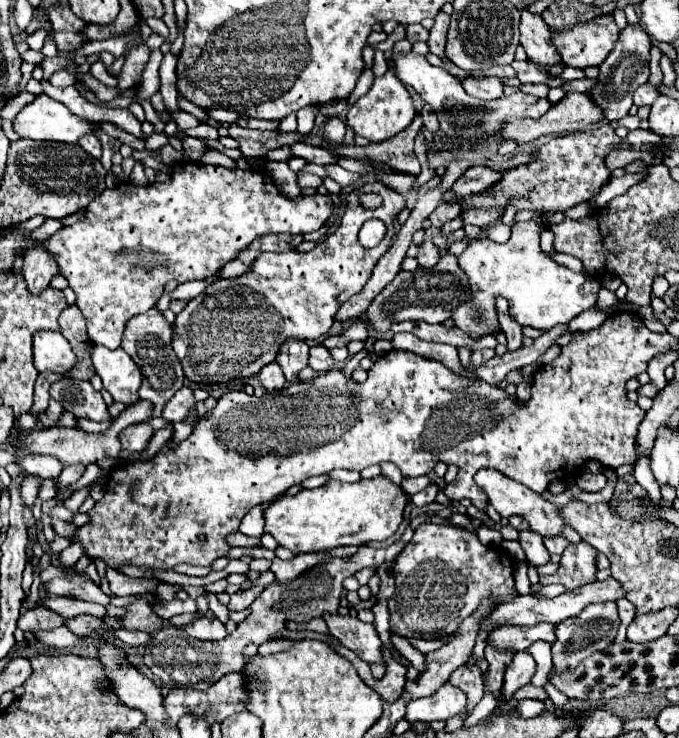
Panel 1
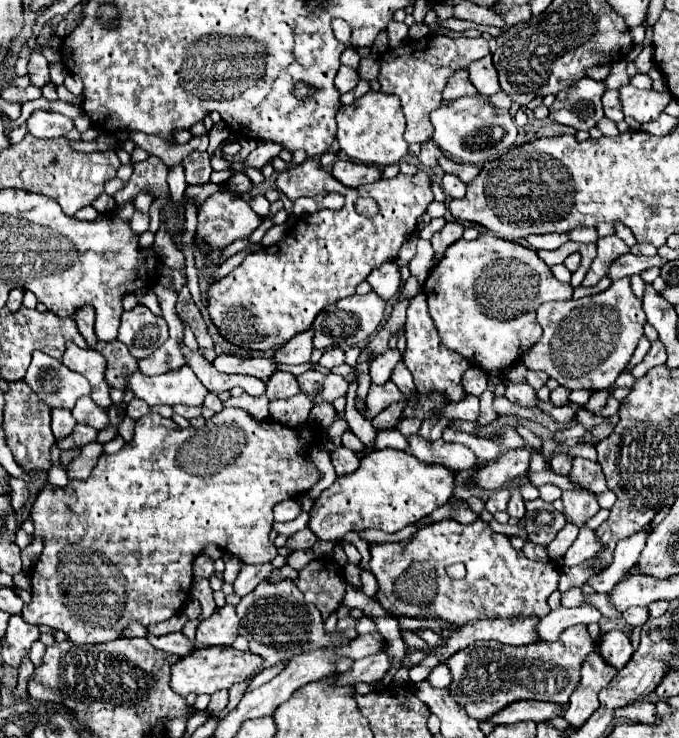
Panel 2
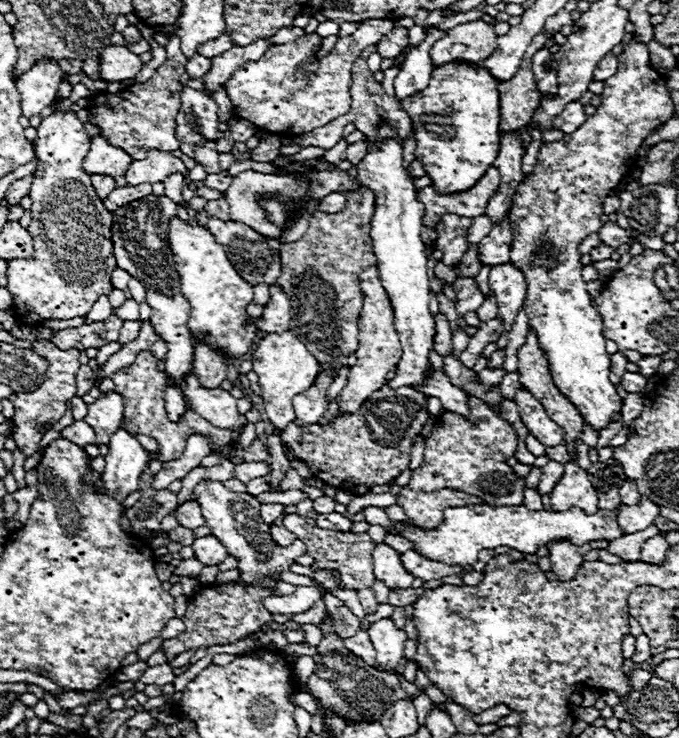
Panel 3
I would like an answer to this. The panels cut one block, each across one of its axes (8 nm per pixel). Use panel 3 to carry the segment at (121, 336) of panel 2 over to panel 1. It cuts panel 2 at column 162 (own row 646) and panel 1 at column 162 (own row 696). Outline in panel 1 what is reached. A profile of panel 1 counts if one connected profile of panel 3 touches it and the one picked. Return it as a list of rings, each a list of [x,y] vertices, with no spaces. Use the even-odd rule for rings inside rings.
[[[152,308],[146,314],[130,318],[122,338],[122,348],[130,354],[130,358],[142,372],[142,386],[138,388],[138,394],[142,400],[150,400],[156,404],[154,416],[160,416],[170,396],[174,396],[174,392],[178,392],[184,386],[184,372],[178,358],[174,356],[174,350],[170,348],[170,342],[172,342],[172,326],[164,320],[164,316],[156,308]]]

